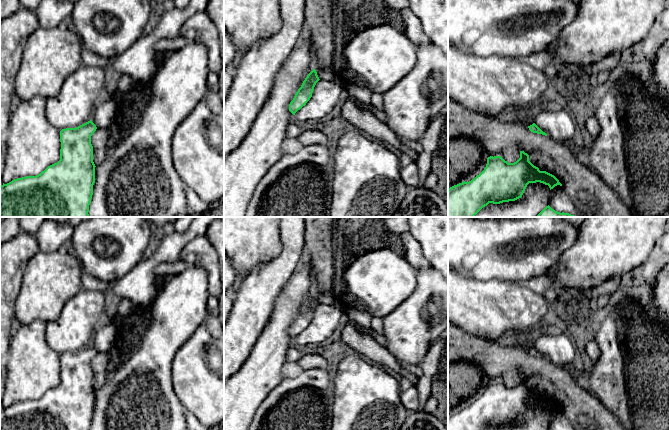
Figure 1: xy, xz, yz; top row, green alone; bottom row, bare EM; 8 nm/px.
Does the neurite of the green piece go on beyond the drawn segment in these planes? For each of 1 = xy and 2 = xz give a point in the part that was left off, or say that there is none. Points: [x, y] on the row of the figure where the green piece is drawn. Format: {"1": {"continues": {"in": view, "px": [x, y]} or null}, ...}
{"1": {"continues": null}, "2": {"continues": null}}

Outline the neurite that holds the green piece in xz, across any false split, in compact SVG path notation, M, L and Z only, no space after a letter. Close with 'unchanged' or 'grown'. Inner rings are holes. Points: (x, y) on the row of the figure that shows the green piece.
M313 69L303 81L301 87L296 92L293 100L289 104L289 111L295 115L312 97L312 93L319 77L315 69Z; unchanged

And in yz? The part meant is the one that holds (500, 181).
M520 151L520 158L508 163L501 156L490 156L484 170L469 182L463 181L448 189L448 217L474 217L489 203L500 204L515 201L522 197L529 183L540 182L548 185L550 190L562 184L552 174L540 171L529 161L529 155Z; unchanged

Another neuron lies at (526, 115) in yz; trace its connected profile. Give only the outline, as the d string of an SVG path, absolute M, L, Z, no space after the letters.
M507 107L501 117L513 119L530 126L534 123L536 109L530 107Z

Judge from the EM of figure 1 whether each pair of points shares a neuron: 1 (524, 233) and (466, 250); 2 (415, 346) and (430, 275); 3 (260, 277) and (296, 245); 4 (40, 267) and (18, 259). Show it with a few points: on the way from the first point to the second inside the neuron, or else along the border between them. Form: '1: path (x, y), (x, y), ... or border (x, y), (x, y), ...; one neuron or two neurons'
1: path (510, 247), (508, 249), (480, 249); one neuron
2: path (415, 328), (418, 311), (428, 293); one neuron
3: path (269, 274), (289, 254); one neuron
4: border (39, 250), (28, 261), (20, 284); two neurons

